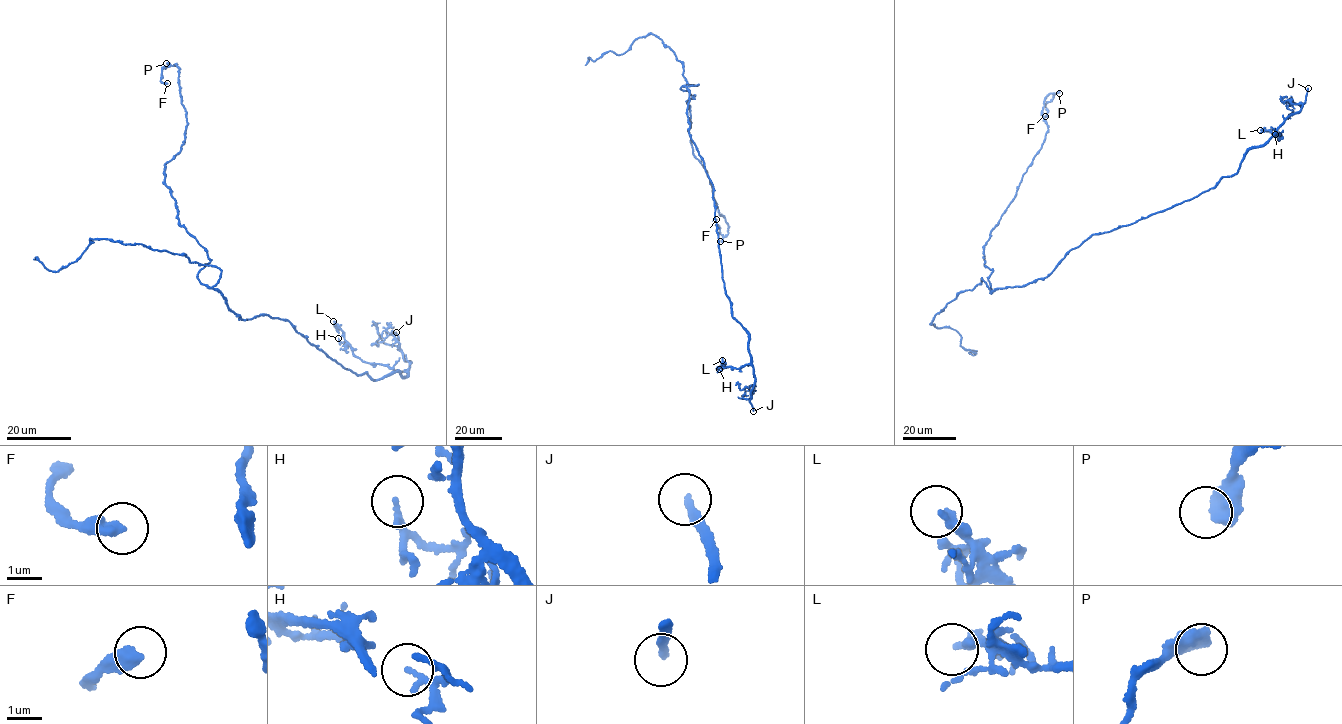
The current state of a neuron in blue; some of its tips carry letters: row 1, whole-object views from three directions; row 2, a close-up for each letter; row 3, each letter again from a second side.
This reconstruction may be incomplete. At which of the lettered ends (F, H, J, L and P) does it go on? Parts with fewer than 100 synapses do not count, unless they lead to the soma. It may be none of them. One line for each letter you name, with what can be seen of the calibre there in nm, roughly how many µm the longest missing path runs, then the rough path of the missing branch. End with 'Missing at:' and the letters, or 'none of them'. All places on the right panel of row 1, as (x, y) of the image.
J: Thickness 180 nm. Missing length about 15 µm. Course of what is missing: (1308, 88), (1310, 83), (1320, 94)
Missing at: J

